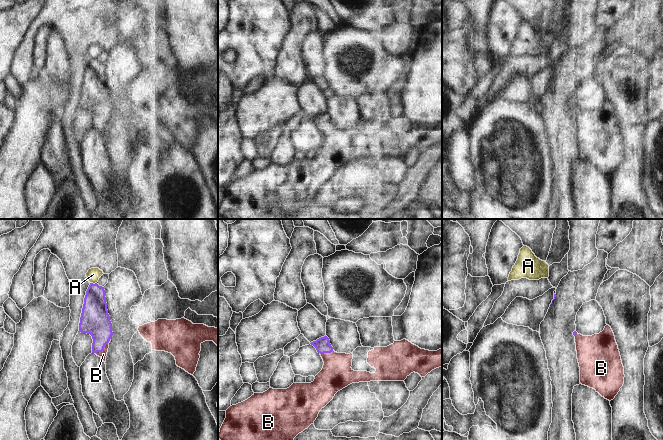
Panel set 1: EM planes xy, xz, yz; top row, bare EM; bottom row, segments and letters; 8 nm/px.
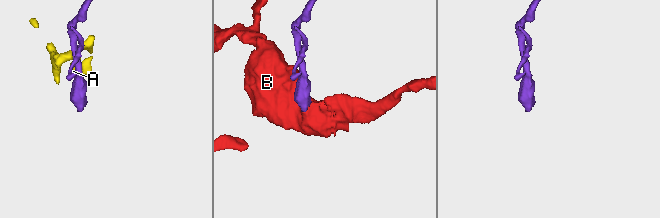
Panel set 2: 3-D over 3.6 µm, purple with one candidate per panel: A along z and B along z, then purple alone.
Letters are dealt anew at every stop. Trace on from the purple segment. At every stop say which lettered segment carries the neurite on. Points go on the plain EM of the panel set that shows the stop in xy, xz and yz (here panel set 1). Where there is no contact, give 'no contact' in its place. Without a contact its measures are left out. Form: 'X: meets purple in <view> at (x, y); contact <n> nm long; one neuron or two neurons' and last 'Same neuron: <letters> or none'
A: meets purple in xy at (92, 59); contact 60 nm long; two neurons
B: meets purple in xy at (103, 124); contact 180 nm long; one neuron
Same neuron: B

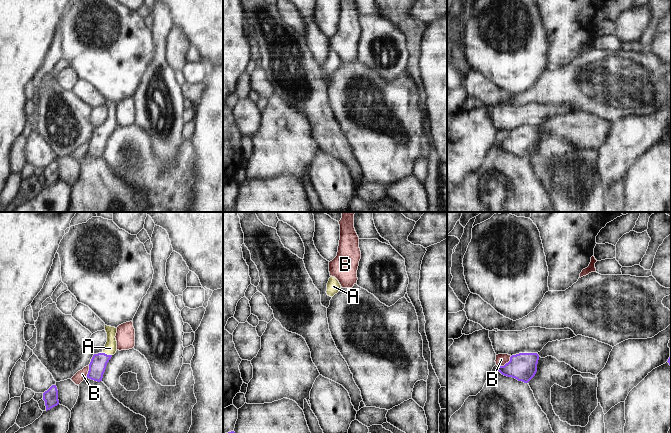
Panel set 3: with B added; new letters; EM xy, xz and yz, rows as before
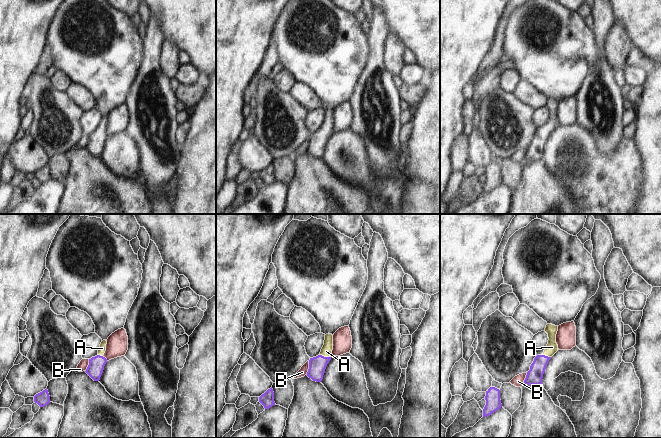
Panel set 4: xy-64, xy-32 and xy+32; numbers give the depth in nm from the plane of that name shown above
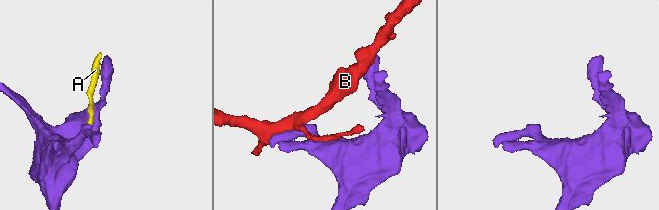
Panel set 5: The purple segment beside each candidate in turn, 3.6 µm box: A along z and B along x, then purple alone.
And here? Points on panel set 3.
A: meets purple in xy at (106, 130); contact 80 nm long; one neuron
B: meets purple in yz at (506, 139); contact 140 nm long; two neurons
Same neuron: A

